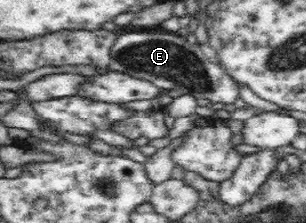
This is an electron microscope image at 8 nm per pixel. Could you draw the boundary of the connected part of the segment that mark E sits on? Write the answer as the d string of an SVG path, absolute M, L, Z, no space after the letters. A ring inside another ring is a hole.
M141 30L128 32L113 41L109 51L108 70L150 81L160 89L177 89L182 94L194 94L210 102L232 104L240 98L242 88L219 64L206 58L200 44L192 44L185 36L163 30Z

